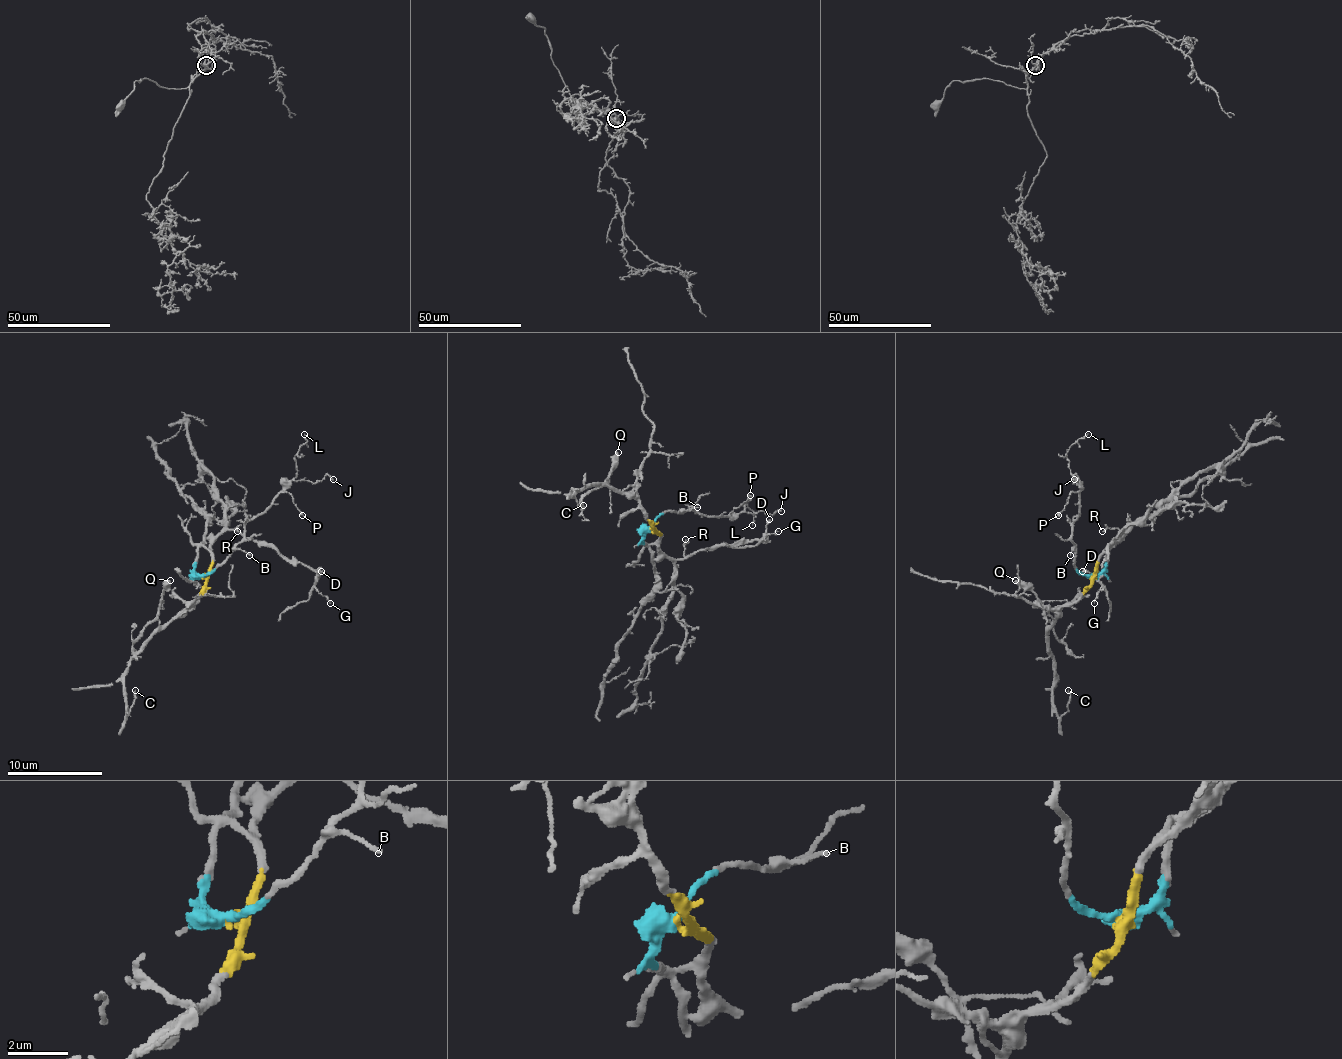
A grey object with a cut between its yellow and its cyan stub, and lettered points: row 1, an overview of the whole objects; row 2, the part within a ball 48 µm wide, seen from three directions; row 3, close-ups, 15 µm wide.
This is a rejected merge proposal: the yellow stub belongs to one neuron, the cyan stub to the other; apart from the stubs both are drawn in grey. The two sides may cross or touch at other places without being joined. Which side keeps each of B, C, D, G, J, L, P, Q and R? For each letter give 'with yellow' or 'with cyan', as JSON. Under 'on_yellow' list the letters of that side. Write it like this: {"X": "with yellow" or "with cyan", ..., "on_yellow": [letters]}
{"B": "with cyan", "C": "with yellow", "D": "with yellow", "G": "with yellow", "J": "with cyan", "L": "with cyan", "P": "with cyan", "Q": "with yellow", "R": "with yellow", "on_yellow": ["C", "D", "G", "Q", "R"]}

